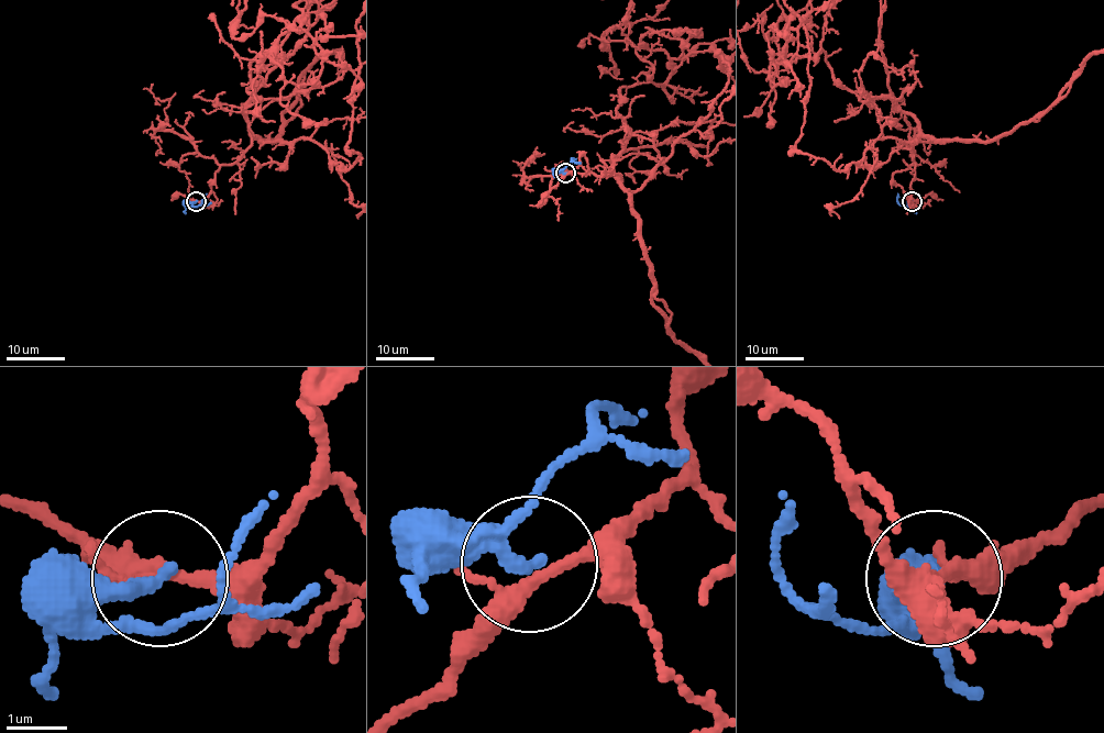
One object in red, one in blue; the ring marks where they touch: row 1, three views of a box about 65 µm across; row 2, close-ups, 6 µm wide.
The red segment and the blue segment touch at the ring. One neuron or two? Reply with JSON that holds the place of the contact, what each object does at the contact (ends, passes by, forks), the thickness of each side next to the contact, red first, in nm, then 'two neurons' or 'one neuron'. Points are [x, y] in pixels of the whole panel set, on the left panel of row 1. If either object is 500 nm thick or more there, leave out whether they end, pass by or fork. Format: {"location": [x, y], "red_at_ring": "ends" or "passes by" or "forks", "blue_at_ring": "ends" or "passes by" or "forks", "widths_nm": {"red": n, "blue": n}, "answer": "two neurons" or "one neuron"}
{"location": [196, 201], "red_at_ring": "forks", "blue_at_ring": "ends", "widths_nm": {"red": 200, "blue": 300}, "answer": "two neurons"}

